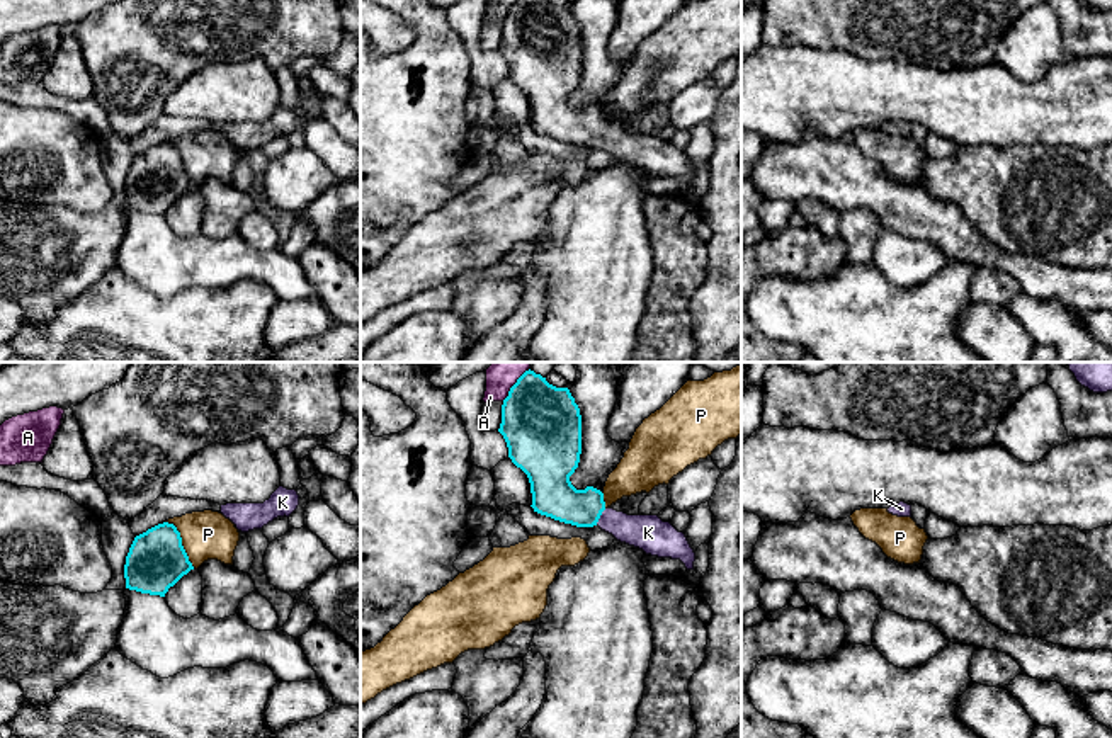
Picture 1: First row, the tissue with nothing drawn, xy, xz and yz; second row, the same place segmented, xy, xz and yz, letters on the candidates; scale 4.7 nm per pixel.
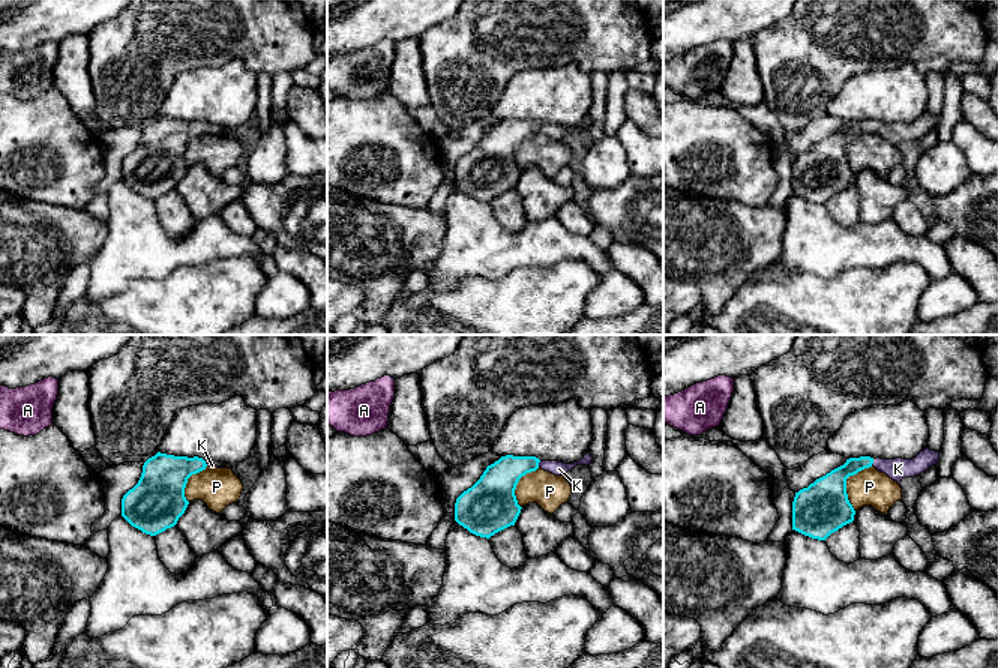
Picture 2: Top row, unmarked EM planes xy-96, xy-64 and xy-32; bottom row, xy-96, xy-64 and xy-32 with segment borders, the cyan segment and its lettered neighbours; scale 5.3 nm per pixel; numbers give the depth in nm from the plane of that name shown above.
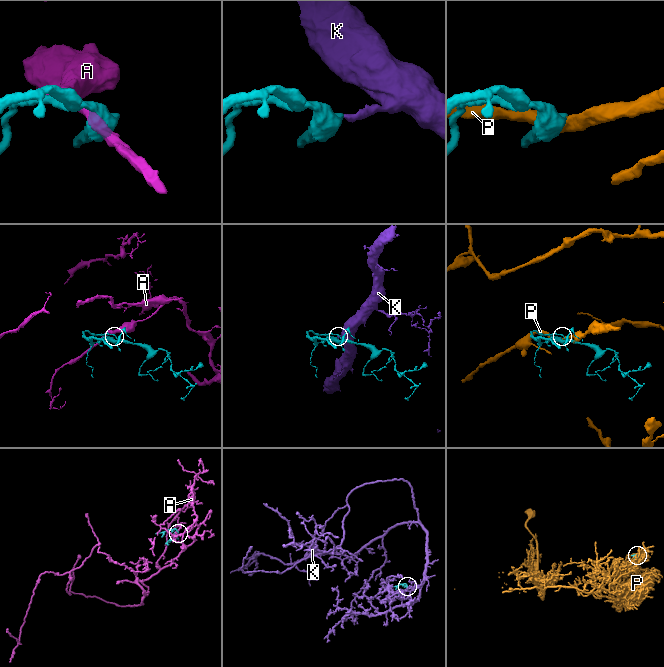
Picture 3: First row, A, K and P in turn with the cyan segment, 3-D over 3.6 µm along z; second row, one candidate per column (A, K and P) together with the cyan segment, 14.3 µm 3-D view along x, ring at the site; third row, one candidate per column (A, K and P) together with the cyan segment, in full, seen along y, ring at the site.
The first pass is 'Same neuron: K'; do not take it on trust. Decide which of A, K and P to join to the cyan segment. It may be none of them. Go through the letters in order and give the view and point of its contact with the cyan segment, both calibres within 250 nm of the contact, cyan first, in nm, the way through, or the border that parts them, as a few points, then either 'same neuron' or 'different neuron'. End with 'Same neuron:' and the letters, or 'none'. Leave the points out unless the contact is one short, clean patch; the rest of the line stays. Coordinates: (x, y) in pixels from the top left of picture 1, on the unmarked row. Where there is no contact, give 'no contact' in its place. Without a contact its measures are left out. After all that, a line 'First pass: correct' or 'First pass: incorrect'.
A: xz (509, 11) | 380/100 nm | along xz (517, 0), (502, 19) | different neuron
K: xz (599, 136) | 200/170 nm | across xz (553, 114), (599, 136), (628, 148), (648, 152) | same neuron
P: xy (181, 162) | 280/220 nm | different neuron
Same neuron: K
First pass: correct

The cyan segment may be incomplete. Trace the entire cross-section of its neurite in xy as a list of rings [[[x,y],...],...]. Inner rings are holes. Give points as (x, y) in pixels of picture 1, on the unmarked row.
[[[163,141],[134,156],[124,184],[126,207],[165,216],[190,189],[180,151]]]

